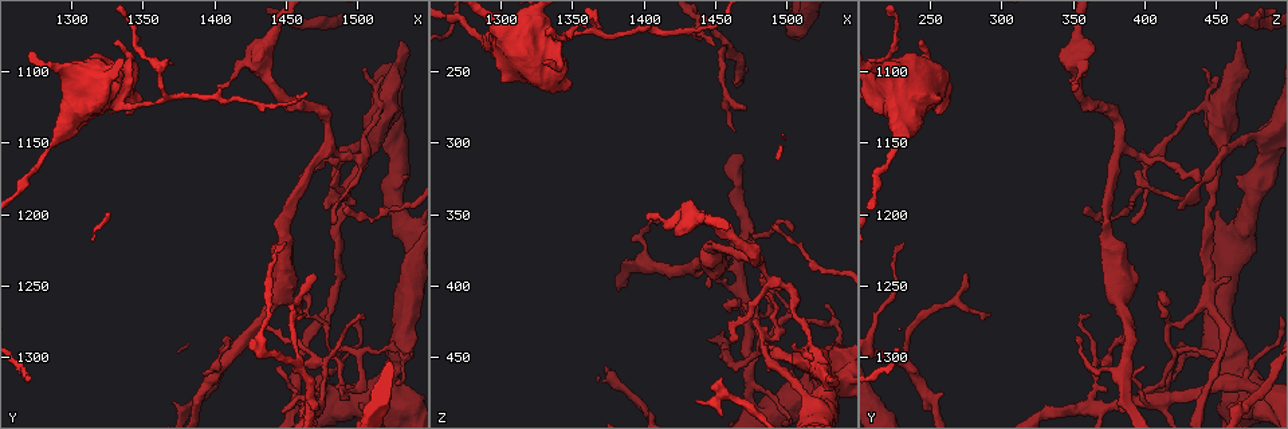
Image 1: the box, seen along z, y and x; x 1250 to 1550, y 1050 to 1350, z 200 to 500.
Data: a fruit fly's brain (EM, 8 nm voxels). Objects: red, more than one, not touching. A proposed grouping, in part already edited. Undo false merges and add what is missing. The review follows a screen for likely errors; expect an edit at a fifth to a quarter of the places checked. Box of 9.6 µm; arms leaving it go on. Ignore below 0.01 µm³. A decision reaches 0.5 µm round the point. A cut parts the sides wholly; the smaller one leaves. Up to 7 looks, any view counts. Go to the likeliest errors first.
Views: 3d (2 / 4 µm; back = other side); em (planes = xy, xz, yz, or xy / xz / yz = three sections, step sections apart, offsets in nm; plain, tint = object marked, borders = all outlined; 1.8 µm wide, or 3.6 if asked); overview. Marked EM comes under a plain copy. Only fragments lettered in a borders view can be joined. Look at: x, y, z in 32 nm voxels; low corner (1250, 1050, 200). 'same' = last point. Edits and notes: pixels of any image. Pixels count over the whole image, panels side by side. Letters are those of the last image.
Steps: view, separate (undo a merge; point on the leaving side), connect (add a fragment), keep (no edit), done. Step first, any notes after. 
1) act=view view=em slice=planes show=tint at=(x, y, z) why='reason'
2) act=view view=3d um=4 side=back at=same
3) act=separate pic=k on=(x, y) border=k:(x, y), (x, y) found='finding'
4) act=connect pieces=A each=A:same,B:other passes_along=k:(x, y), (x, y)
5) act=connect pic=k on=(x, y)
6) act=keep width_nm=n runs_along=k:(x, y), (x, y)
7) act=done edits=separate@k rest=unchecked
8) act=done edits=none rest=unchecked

act=view view=em slice=planes show=tint at=(1466, 1330, 404) why='looks like a crossing'

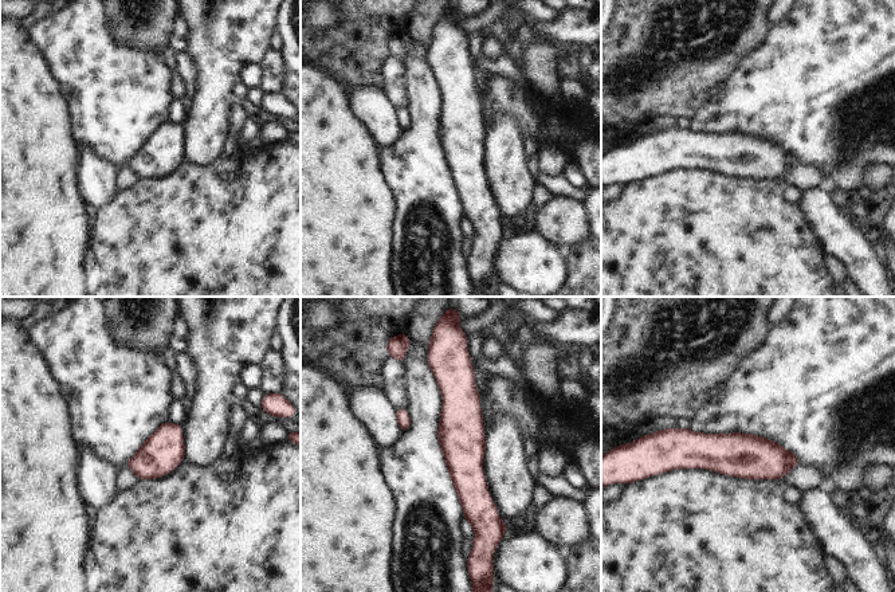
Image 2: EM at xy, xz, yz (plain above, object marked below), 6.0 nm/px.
act=view view=em slice=planes show=borders at=same

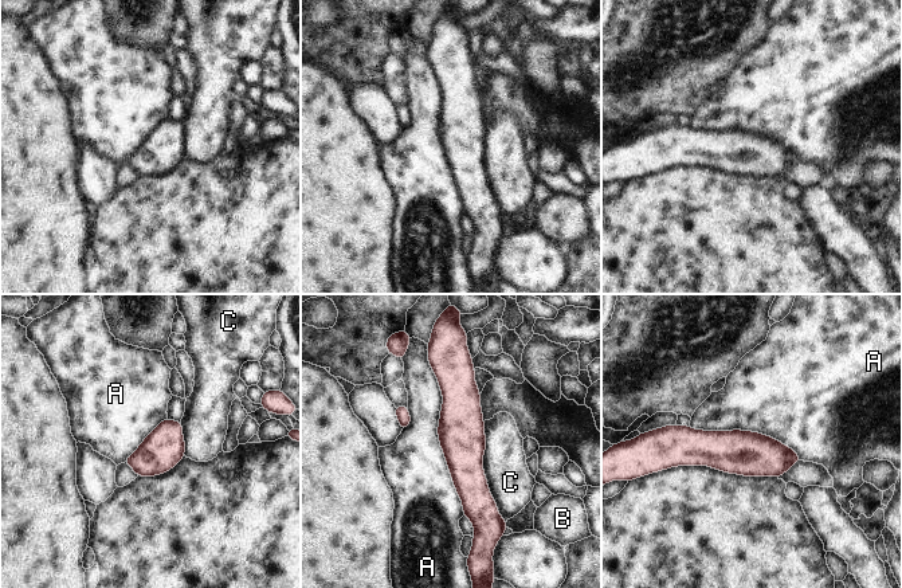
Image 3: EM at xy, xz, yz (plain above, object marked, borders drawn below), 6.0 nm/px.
act=keep each=A:other,B:other,C:other runs_along=3:(444, 364), (461, 392), (475, 521) found='one neuron here'

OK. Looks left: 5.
act=view view=3d um=4 at=(1486, 1248, 456) why='an open end'

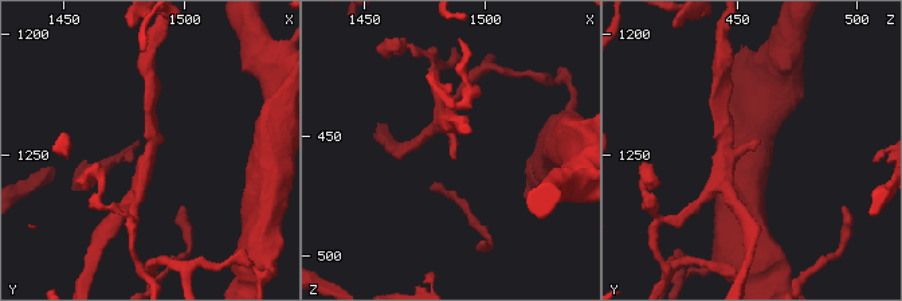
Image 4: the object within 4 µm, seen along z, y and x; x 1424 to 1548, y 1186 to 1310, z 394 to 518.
act=view view=em slice=planes show=borders at=(1487, 1249, 458) why='shape alone is not enough'

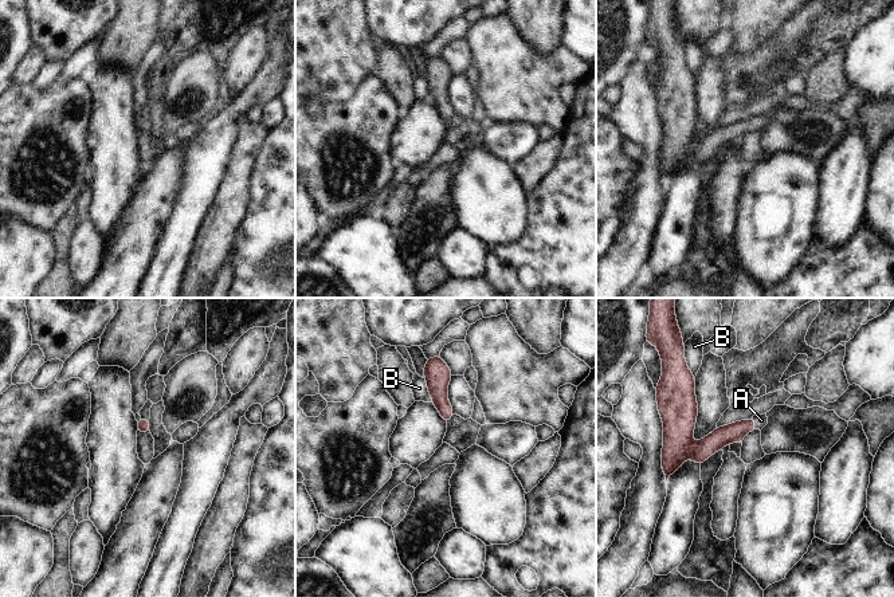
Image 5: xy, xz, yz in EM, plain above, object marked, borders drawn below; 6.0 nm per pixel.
act=connect pieces=A each=A:same,B:other passes_along=5:(734, 432), (755, 423), (761, 420) found='the neuron continues'

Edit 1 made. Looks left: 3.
act=done edits=connect@5 rest=unchecked

